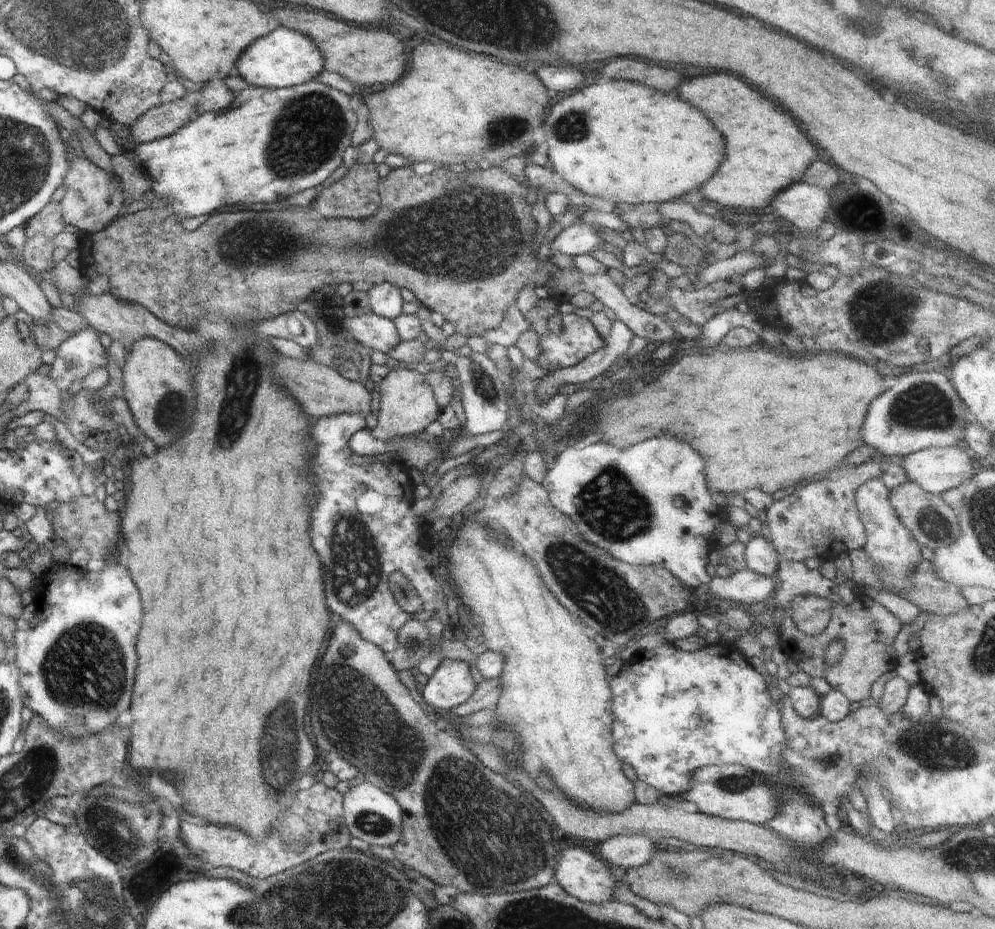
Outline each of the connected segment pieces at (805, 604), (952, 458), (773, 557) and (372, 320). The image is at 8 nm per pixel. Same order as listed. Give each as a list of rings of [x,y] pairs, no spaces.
[[[796,596],[790,604],[790,615],[800,634],[817,636],[831,618],[832,604],[820,596]]]
[[[934,447],[909,454],[900,464],[910,481],[930,494],[940,495],[972,478],[976,473],[972,455],[960,447]]]
[[[755,536],[744,545],[744,562],[752,572],[762,576],[773,576],[778,570],[781,557],[769,536]]]
[[[374,313],[354,317],[344,316],[340,325],[362,346],[368,350],[384,352],[385,355],[401,341],[392,319]]]

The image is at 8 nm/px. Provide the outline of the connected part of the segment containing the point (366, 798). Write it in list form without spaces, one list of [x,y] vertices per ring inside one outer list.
[[[364,780],[343,795],[343,822],[351,836],[372,846],[392,846],[402,838],[403,814],[400,805],[390,794]]]

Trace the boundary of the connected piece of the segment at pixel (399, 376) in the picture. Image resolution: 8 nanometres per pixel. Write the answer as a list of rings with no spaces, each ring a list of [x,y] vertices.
[[[414,369],[390,370],[376,384],[376,390],[380,394],[380,409],[376,427],[371,432],[372,436],[378,440],[388,441],[394,437],[422,433],[434,420],[437,420],[442,411],[435,401],[434,392],[424,380],[424,375]]]

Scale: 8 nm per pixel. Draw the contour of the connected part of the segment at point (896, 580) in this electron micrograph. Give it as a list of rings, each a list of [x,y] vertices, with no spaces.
[[[872,478],[858,487],[854,502],[856,502],[860,522],[865,528],[864,552],[868,552],[868,556],[876,564],[874,568],[880,572],[880,576],[884,576],[884,582],[900,590],[900,588],[908,588],[908,576],[923,558],[920,553],[921,544],[914,540],[912,532],[900,522],[900,517],[894,512],[888,500],[888,494],[889,488],[881,481],[881,478]]]

